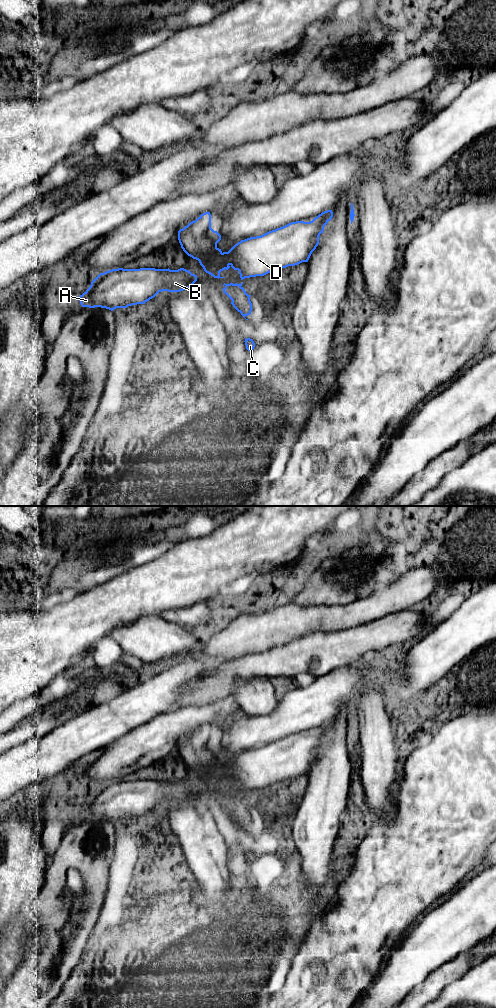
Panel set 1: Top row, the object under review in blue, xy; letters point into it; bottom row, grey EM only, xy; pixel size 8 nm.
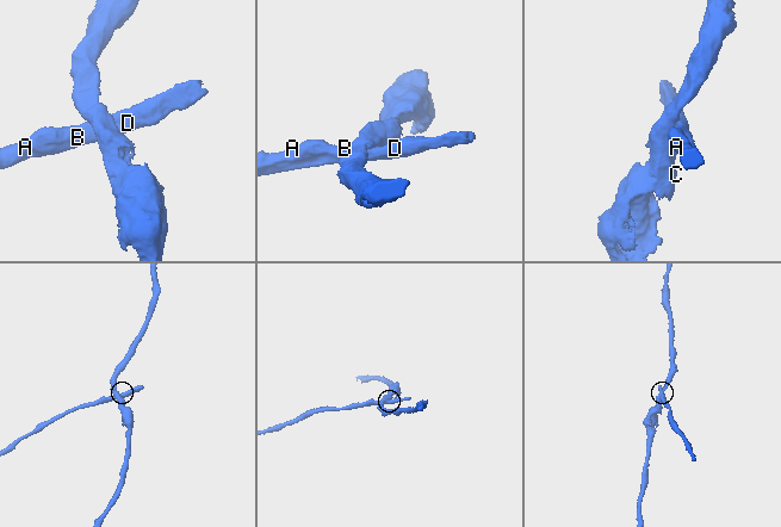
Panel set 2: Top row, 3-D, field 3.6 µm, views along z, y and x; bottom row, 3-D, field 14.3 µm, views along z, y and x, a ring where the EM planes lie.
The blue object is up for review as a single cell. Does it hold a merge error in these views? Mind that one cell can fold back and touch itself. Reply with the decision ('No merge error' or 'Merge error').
Merge error

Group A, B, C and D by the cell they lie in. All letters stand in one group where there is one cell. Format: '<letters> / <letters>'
A B D / C

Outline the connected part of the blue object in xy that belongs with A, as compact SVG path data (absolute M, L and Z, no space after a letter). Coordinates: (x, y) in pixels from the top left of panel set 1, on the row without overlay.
M140 780L100 785L79 808L82 819L116 820L145 816L159 804L180 804L193 798L197 788L189 782Z

